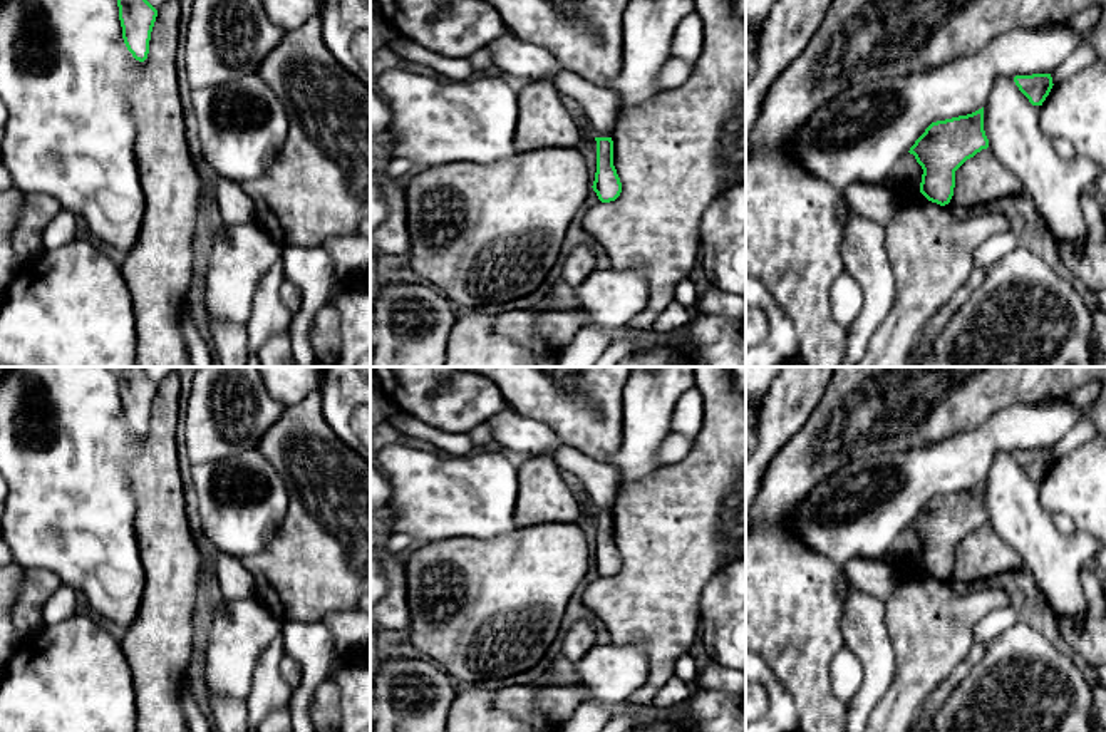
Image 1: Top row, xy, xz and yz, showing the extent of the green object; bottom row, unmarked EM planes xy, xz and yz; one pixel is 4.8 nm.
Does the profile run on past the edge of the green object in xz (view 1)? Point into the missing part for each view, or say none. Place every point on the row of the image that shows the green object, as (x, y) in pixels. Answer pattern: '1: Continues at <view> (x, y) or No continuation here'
1: No continuation here

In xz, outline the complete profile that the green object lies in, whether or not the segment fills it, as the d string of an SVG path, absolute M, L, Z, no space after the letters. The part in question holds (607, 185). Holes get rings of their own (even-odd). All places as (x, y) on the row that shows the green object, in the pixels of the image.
M595 137L597 141L597 173L593 191L602 203L615 201L622 193L622 183L613 166L612 137Z

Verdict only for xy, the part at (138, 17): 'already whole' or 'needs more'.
already whole

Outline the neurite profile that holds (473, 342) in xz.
M469 312L457 317L447 342L447 357L442 367L538 367L538 357L526 347L499 335L493 328L494 317Z

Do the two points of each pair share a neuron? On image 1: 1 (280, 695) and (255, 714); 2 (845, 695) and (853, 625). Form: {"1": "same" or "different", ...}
{"1": "same", "2": "different"}

